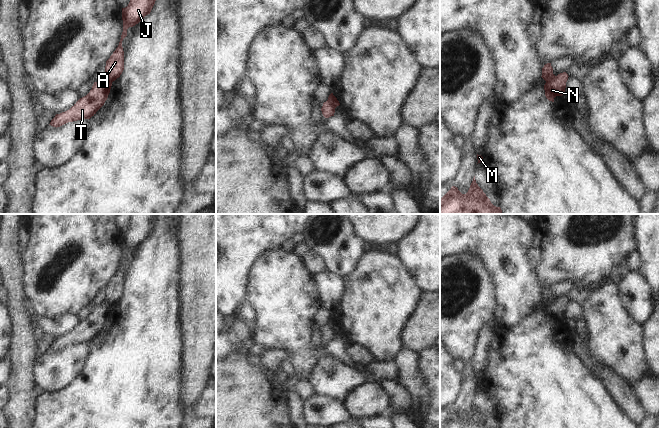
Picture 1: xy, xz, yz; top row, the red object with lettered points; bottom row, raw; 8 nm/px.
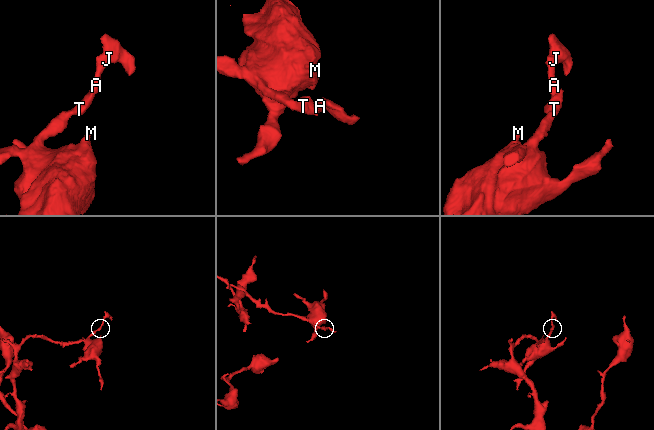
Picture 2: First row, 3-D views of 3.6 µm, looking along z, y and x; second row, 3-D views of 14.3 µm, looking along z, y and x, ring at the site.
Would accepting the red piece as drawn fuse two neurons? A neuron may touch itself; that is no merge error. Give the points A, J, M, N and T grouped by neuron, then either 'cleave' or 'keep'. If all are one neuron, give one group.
groups A J / M N T; cleave

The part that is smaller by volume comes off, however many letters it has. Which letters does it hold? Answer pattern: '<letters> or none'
A, J

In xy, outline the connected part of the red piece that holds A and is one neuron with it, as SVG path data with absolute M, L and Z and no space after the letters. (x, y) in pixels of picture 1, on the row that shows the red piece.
M130 0L127 7L122 8L123 32L118 47L106 61L104 79L110 82L120 77L124 70L124 51L122 41L127 36L127 29L138 24L150 14L156 0Z

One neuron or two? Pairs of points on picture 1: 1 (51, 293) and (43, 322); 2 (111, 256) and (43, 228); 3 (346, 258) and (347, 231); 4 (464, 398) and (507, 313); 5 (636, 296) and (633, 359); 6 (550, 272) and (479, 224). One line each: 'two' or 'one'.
1: two
2: one
3: one
4: two
5: two
6: two

